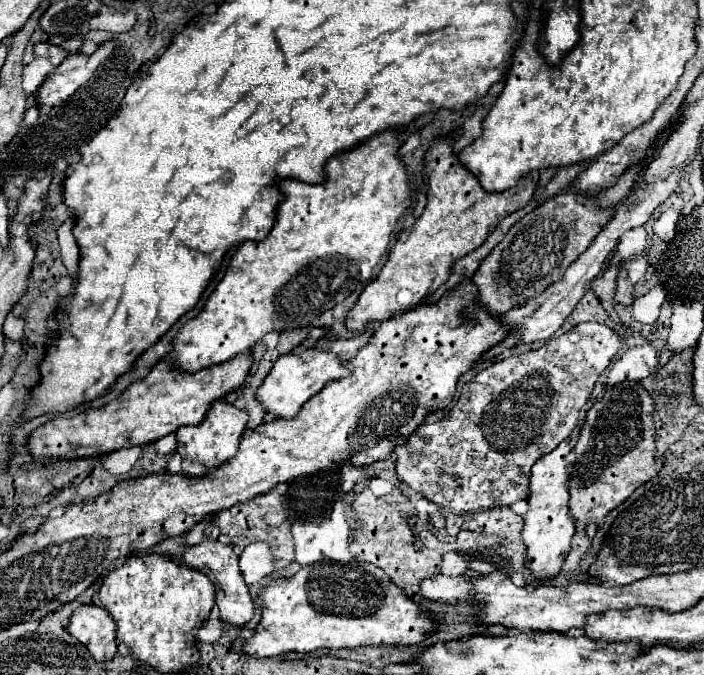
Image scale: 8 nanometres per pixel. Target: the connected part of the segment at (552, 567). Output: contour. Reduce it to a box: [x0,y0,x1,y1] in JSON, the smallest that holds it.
[522,441,576,577]

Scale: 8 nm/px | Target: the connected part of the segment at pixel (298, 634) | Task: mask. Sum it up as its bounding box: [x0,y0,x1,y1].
[232,561,434,657]

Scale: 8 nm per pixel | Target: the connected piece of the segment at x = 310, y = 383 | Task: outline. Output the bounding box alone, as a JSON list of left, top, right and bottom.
[256,349,350,417]

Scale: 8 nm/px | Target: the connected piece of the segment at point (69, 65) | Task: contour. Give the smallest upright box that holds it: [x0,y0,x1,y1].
[36,41,114,107]

